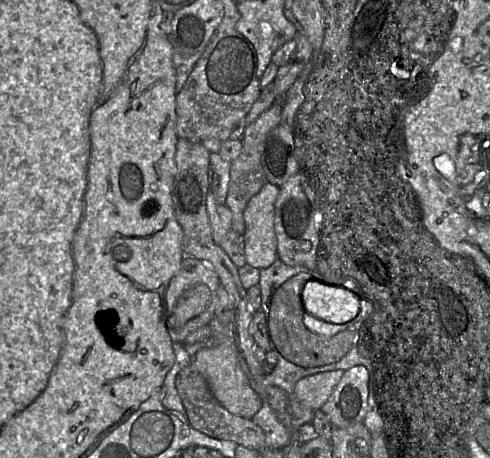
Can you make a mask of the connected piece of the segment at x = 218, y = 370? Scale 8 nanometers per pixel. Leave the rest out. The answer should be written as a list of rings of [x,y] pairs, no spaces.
[[[213,318],[209,326],[215,338],[215,346],[202,348],[192,357],[192,363],[206,379],[208,386],[217,401],[230,413],[252,419],[262,406],[261,397],[253,390],[248,376],[241,367],[241,354],[238,349],[234,328]]]

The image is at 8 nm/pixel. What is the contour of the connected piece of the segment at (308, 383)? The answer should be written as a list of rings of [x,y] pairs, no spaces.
[[[345,371],[320,372],[299,379],[294,394],[299,402],[313,411],[320,410],[329,399]]]

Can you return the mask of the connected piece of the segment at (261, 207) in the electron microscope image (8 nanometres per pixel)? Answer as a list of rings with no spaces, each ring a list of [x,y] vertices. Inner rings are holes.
[[[267,182],[244,210],[246,263],[258,269],[268,268],[278,258],[274,229],[278,194],[279,187]]]

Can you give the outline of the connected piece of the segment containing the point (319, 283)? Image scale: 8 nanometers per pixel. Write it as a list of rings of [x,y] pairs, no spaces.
[[[310,280],[302,290],[302,300],[308,313],[333,324],[345,324],[360,312],[360,298],[352,291],[323,280]]]

